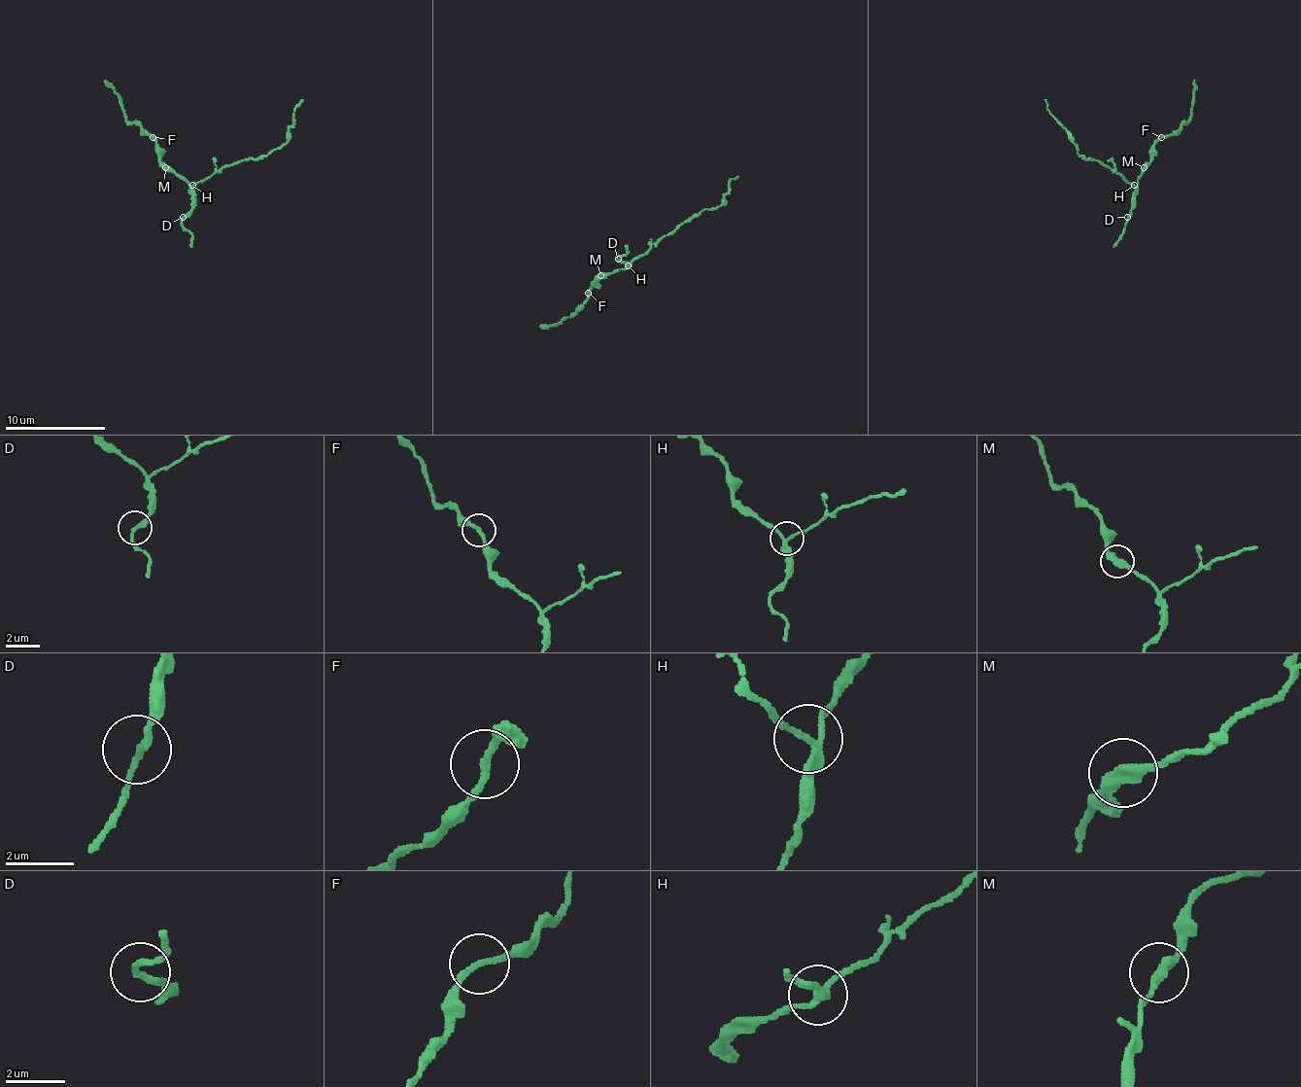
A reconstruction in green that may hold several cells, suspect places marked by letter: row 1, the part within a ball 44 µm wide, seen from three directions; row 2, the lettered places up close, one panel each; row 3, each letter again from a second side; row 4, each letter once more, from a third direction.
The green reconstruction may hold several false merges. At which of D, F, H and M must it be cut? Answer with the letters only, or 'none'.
H

